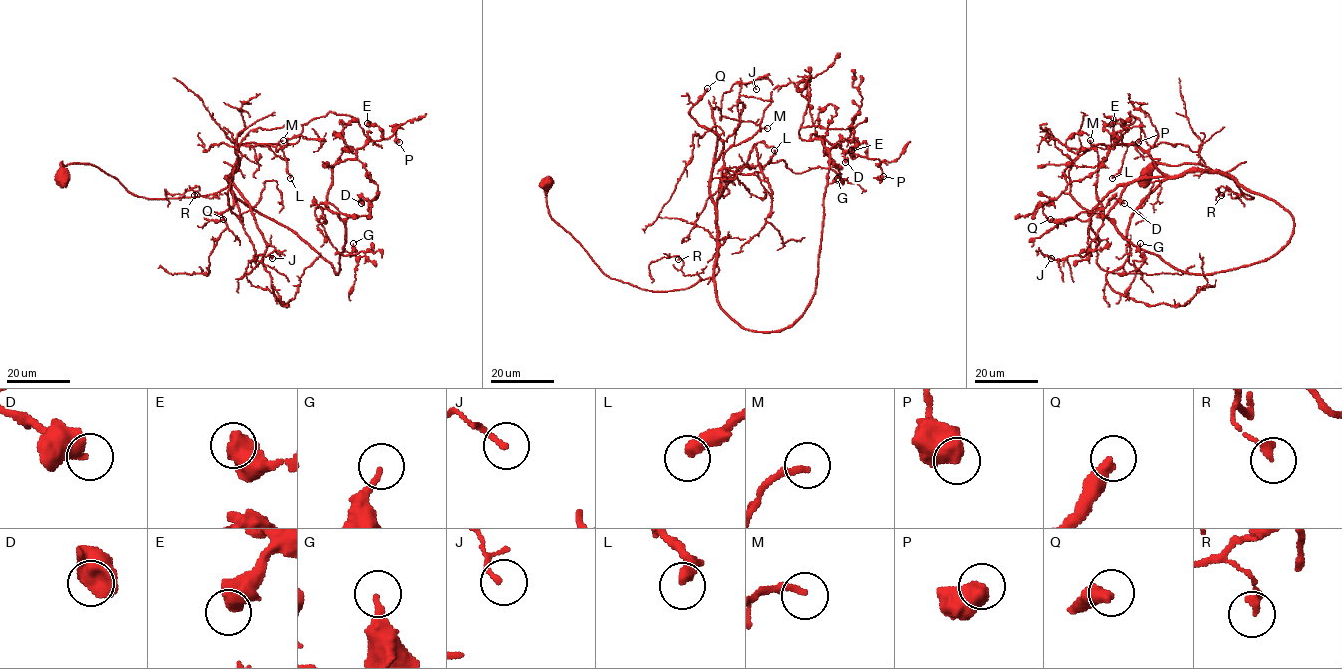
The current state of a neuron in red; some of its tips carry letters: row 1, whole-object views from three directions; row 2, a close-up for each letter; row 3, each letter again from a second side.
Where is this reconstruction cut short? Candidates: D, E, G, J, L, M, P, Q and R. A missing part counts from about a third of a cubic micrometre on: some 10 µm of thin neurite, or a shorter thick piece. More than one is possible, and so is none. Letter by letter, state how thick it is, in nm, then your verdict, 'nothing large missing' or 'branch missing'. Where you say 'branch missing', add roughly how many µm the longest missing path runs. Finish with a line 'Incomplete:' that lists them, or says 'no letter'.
D: calibre 550 nm; nothing large missing
E: calibre 700 nm; nothing large missing
G: calibre 200 nm; nothing large missing
J: calibre 160 nm; nothing large missing
L: calibre 380 nm; branch missing; missing 40 µm
M: calibre 240 nm; branch missing; missing 25 µm
P: calibre 650 nm; nothing large missing
Q: calibre 400 nm; nothing large missing
R: calibre 240 nm; nothing large missing
Incomplete: L, M

